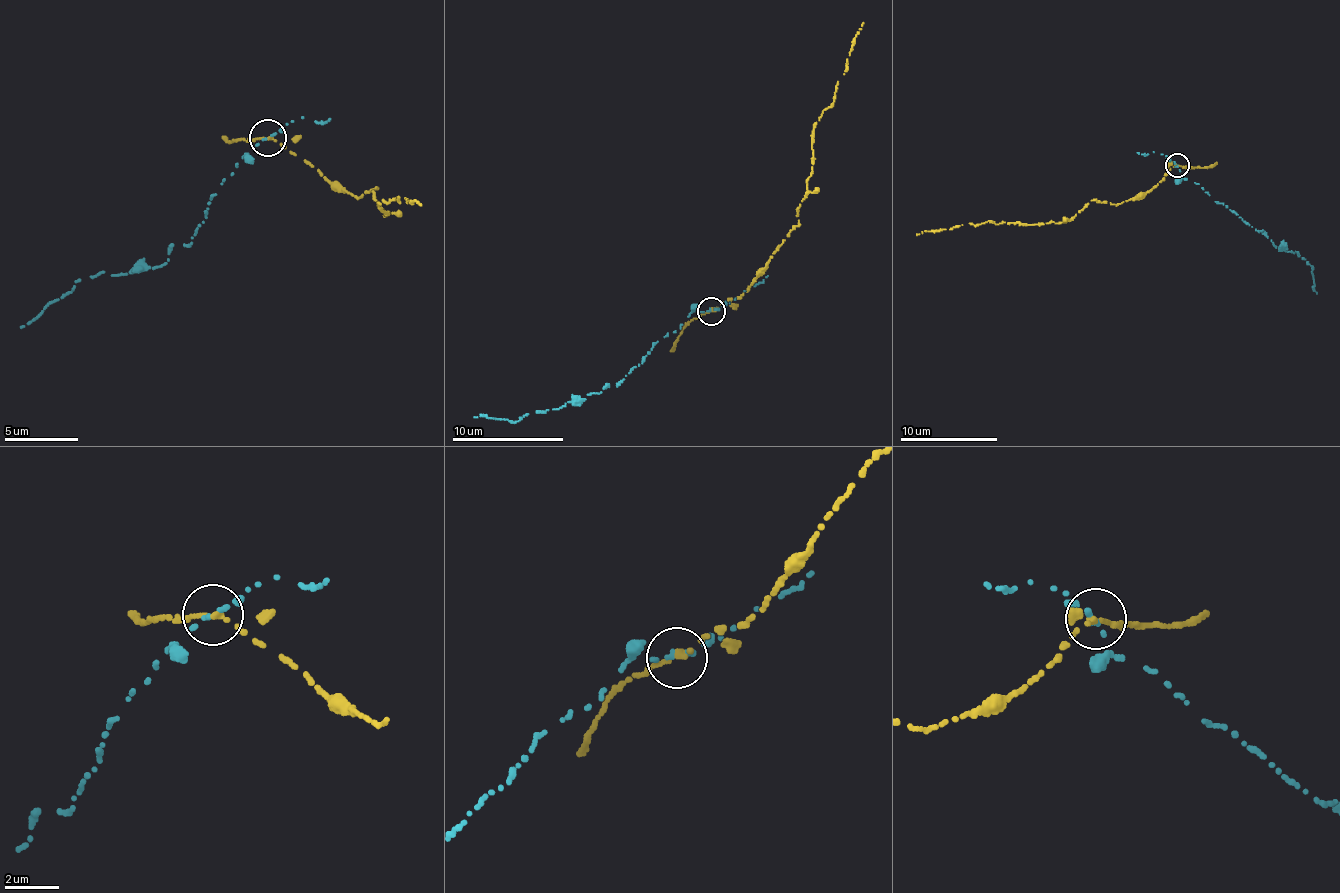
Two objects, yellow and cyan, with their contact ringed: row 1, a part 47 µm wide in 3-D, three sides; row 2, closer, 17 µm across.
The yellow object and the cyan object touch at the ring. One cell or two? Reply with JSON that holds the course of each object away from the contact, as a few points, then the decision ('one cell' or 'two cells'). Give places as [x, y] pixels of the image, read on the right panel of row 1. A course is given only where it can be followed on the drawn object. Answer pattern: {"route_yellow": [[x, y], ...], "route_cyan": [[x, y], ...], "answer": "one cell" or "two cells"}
{"route_yellow": [[1177, 166], [1146, 192], [1118, 204], [1091, 200], [1069, 220], [1044, 224], [986, 221], [932, 229], [916, 236]], "route_cyan": [[1177, 166], [1180, 177], [1199, 183], [1214, 202], [1249, 223], [1273, 243], [1302, 257], [1312, 267], [1316, 294]], "answer": "two cells"}

